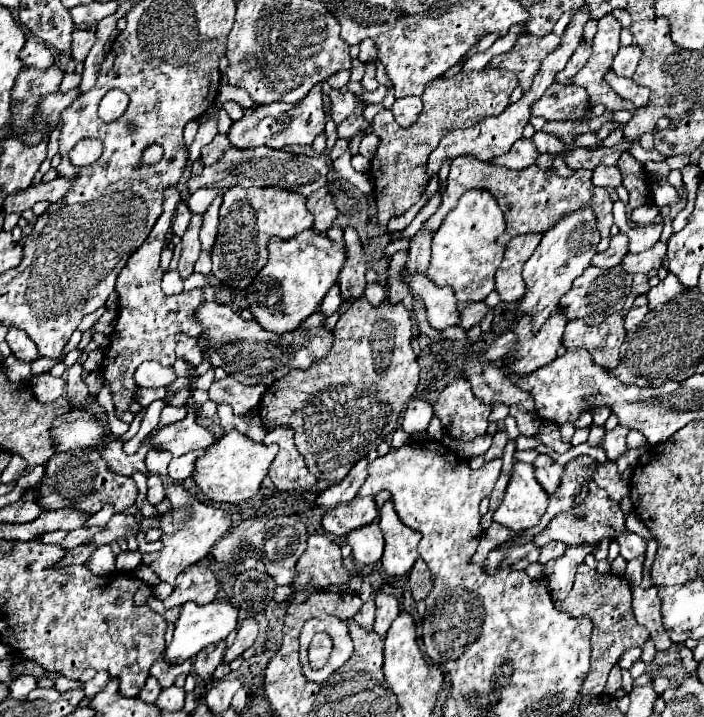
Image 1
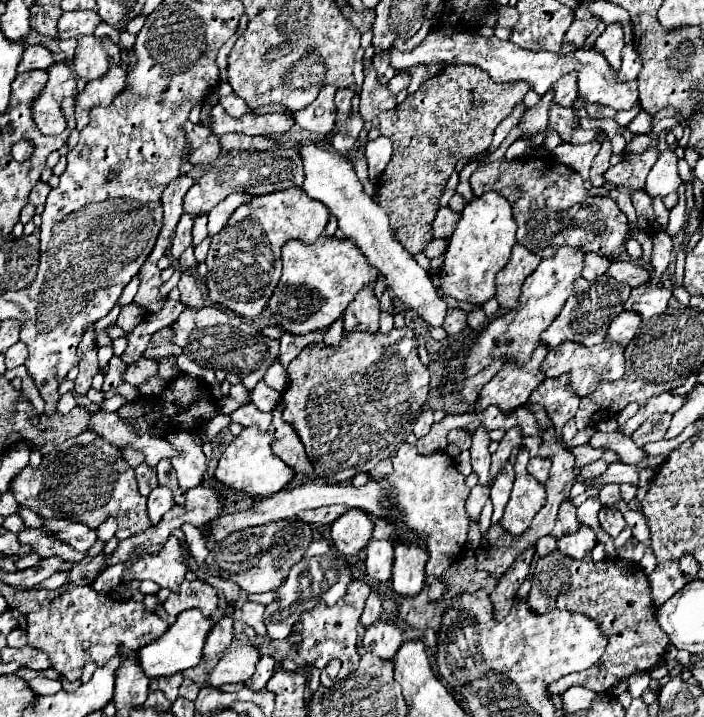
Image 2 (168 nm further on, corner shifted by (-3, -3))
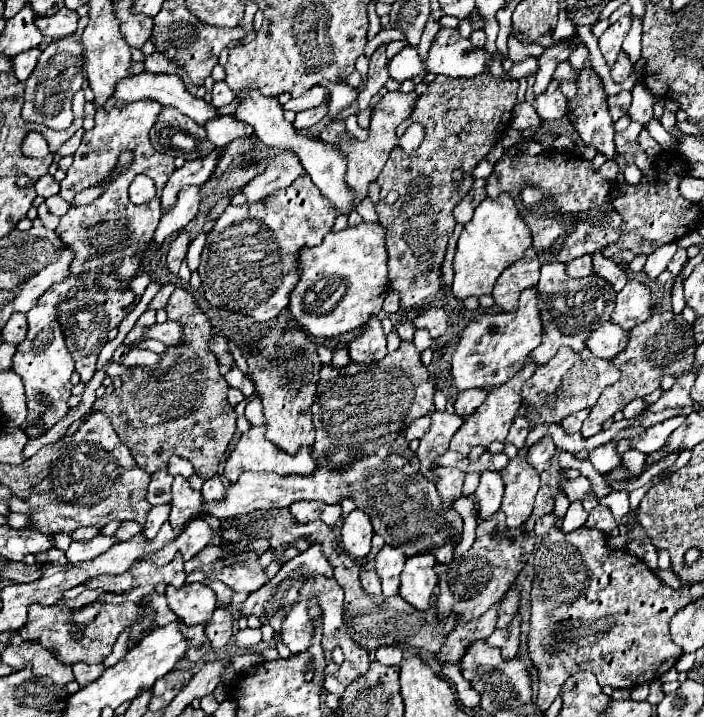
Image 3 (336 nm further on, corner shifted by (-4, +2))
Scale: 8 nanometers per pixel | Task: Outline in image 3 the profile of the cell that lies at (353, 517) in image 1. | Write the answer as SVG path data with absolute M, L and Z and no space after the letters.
M355 509L343 519L341 543L349 555L365 557L371 549L371 537L373 537L373 527L365 511Z

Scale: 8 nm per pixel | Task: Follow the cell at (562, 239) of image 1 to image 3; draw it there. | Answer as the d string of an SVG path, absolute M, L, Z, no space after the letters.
M533 285L519 297L519 309L513 313L479 313L463 331L453 353L451 373L459 391L471 387L499 387L507 383L527 361L529 353L541 343L543 325L539 311L539 289Z

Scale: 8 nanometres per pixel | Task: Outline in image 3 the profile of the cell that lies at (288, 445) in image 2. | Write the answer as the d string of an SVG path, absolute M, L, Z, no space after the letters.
M287 327L279 341L279 349L271 361L263 355L251 355L247 359L249 375L263 401L263 413L267 419L265 437L285 453L297 453L301 447L311 447L315 429L311 423L311 401L317 391L321 359L315 353L315 343L297 327Z

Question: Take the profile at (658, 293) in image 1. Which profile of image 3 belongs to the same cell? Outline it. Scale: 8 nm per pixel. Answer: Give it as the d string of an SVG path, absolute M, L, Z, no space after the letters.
M627 281L627 285L617 293L617 307L611 315L611 321L623 329L633 329L639 323L645 323L653 315L651 289L637 281Z

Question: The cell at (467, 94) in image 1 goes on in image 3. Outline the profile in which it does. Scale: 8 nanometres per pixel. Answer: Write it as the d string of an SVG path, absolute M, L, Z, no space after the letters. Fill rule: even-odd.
M437 75L425 89L423 95L419 95L413 113L397 125L397 137L405 133L405 129L411 123L421 123L425 129L423 143L413 151L405 153L399 145L393 147L389 153L389 161L385 163L383 171L379 173L377 181L381 185L379 203L375 205L375 211L379 215L379 223L387 231L387 251L389 251L389 279L391 287L399 291L401 295L401 307L423 307L429 305L441 285L441 263L445 257L447 239L455 227L455 219L451 215L451 209L463 199L463 195L471 189L473 179L471 171L473 167L489 153L489 149L501 139L501 129L509 125L509 117L515 105L519 81L501 81L495 77L471 77L471 79L453 79L445 75ZM463 171L463 181L455 183L453 173ZM397 191L399 199L395 203L385 203L387 193Z

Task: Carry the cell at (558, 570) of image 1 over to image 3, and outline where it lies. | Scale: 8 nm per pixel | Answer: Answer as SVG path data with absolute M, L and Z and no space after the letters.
M573 501L569 505L565 517L563 517L561 529L565 529L565 533L571 533L571 531L575 531L579 527L585 527L585 519L587 519L587 513L585 513L581 501Z

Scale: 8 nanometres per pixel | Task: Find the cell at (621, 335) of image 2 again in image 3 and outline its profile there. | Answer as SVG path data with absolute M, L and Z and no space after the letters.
M603 323L599 329L595 329L591 335L589 335L589 341L587 341L587 349L595 355L595 357L601 357L601 359L613 359L617 357L627 341L629 341L629 331L625 331L623 327L615 325L615 323Z

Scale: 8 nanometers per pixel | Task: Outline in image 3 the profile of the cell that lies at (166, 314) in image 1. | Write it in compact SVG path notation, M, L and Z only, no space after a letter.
M215 149L209 157L203 159L193 159L193 161L185 161L181 169L177 169L171 179L167 181L163 195L161 195L161 215L169 213L177 201L177 193L181 191L183 185L205 185L215 169L217 163L217 155L221 149Z

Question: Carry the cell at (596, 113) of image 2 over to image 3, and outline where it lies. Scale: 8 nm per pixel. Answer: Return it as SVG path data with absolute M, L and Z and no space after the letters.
M621 91L619 95L607 97L607 105L609 105L609 113L611 113L613 121L617 121L619 117L623 117L627 113L629 103L631 103L631 93L629 91Z

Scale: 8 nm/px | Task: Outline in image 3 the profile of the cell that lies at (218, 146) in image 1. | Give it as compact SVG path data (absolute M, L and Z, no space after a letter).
M163 107L151 129L151 143L157 151L183 159L201 159L215 149L205 129L173 107Z

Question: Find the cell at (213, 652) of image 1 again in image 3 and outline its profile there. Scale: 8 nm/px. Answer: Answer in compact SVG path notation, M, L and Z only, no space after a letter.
M217 607L211 621L205 625L205 635L211 641L213 649L221 649L229 643L233 635L233 615L227 607Z

